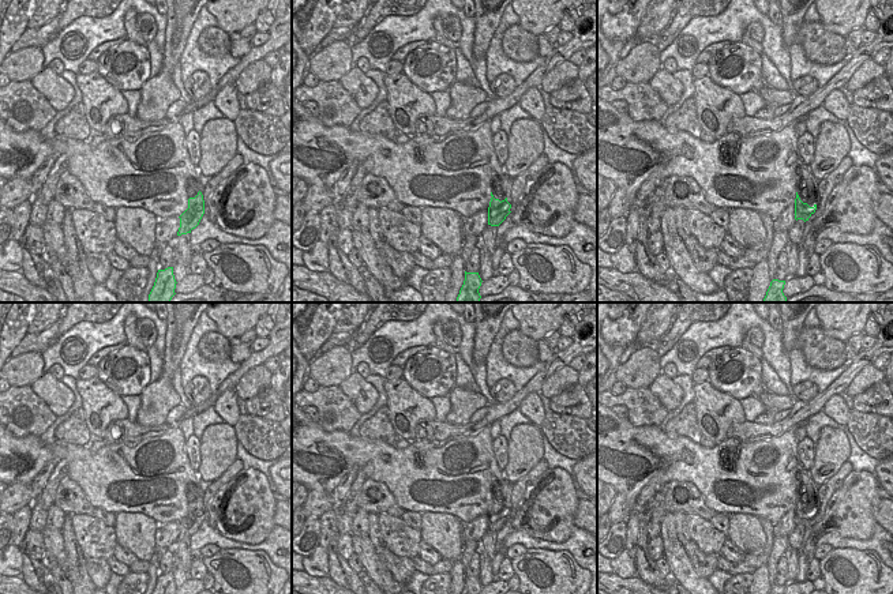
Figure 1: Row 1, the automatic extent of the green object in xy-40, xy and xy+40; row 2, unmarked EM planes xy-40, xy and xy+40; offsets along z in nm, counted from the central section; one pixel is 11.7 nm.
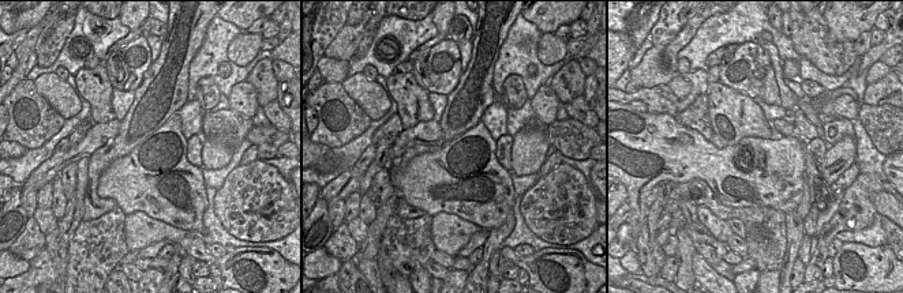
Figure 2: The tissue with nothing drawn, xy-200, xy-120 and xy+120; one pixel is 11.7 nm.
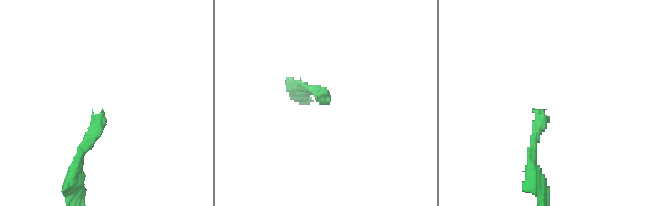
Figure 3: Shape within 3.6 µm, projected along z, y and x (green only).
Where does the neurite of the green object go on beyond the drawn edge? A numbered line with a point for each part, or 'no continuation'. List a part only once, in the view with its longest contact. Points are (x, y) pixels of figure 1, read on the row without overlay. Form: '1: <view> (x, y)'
1: xy (502, 487).

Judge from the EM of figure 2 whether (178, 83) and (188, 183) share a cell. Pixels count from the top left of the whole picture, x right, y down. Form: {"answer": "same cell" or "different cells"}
{"answer": "different cells"}

